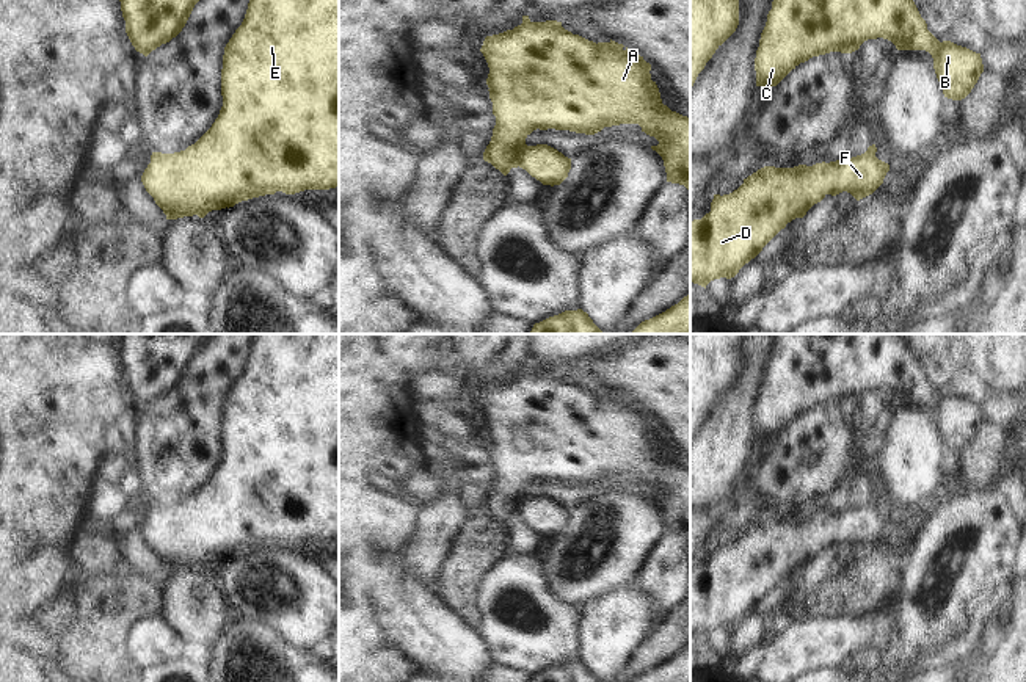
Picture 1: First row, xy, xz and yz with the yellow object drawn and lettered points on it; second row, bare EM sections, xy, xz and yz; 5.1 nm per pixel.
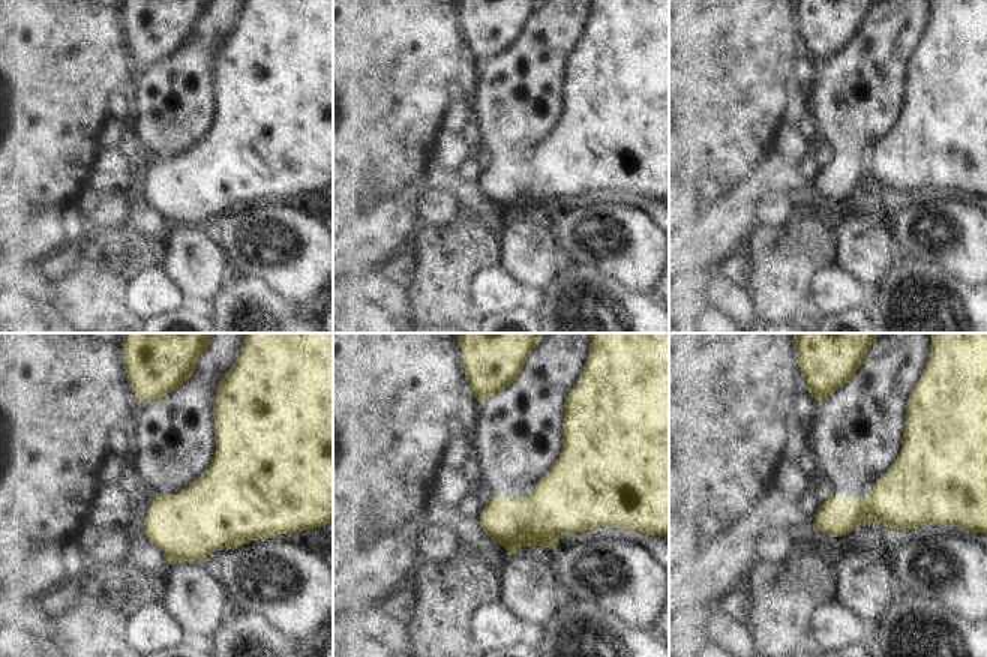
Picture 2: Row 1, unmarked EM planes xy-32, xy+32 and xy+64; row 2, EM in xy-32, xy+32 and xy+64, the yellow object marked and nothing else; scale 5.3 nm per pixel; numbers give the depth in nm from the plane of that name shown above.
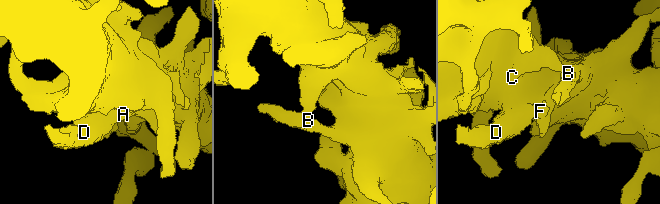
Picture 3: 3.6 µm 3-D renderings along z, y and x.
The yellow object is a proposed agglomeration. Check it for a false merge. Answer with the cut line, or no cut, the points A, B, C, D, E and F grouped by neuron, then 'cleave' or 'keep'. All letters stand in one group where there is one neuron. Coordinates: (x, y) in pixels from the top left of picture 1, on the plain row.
cut none; groups A B C D E F; keep

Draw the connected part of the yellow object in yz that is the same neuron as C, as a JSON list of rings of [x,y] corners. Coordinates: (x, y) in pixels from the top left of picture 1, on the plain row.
[[[778,334],[756,401],[756,437],[777,437],[792,420],[813,408],[830,403],[852,404],[864,392],[877,389],[891,392],[897,401],[929,403],[933,409],[933,420],[943,445],[952,452],[965,450],[984,423],[981,404],[951,392],[940,394],[927,381],[927,375],[921,368],[913,350],[897,334]]]

